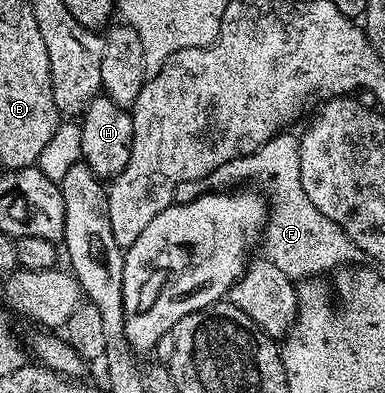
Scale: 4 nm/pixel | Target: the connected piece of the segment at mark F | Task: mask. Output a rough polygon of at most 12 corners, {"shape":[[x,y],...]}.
{"shape":[[276,134],[174,202],[257,181],[268,203],[264,258],[291,280],[362,253],[310,202],[298,136]]}

